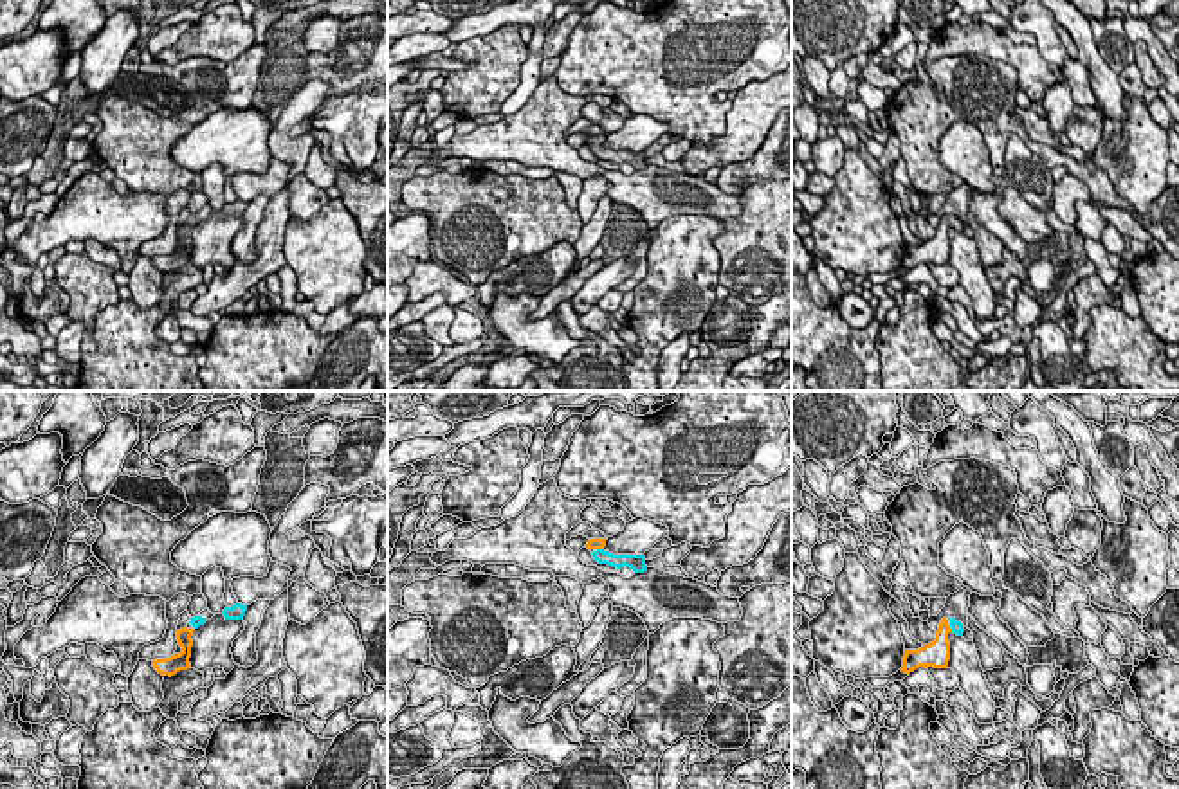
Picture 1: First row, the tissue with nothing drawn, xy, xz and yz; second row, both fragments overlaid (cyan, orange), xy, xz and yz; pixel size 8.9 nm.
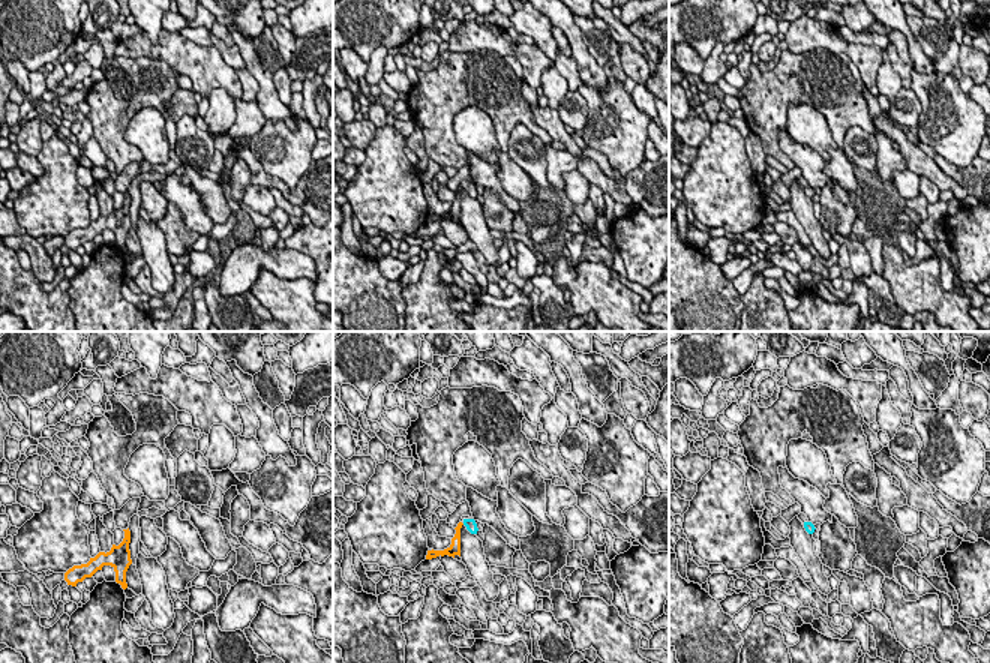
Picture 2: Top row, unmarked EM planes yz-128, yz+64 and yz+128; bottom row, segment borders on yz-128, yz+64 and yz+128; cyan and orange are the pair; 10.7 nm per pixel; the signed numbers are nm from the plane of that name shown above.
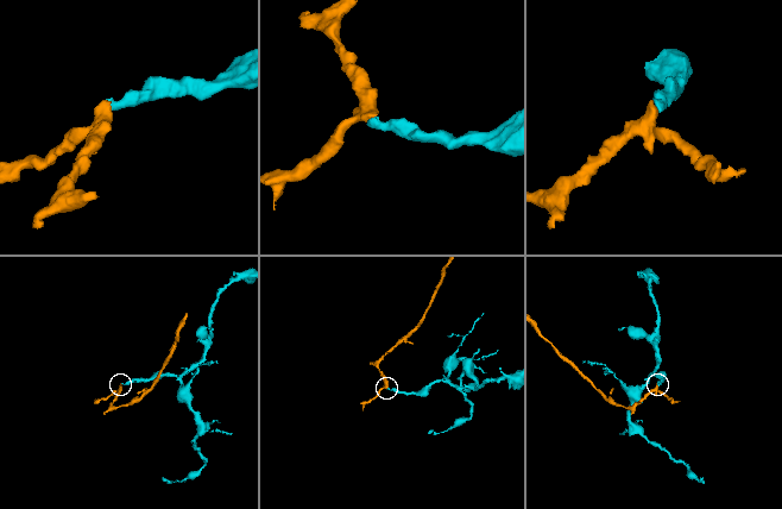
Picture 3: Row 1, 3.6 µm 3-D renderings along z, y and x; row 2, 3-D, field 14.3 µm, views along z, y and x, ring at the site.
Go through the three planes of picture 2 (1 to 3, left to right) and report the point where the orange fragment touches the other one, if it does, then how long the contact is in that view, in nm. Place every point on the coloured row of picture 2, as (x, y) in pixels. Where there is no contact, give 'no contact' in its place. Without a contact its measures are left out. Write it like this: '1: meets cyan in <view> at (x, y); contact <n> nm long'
1: no contact
2: no contact
3: no contact

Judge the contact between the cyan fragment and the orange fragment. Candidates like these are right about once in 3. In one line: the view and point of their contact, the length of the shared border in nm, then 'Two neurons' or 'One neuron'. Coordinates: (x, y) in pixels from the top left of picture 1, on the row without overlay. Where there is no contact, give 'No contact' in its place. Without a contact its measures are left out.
Touches cyan at xz (599, 146). Shared border 50 nm. One neuron

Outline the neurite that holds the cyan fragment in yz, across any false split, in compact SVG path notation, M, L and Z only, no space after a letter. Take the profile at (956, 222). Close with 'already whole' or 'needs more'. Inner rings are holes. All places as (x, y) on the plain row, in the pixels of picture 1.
M943 214L936 236L918 247L905 247L901 268L910 270L919 263L948 265L950 238L948 231L963 232L963 220L955 214Z; needs more

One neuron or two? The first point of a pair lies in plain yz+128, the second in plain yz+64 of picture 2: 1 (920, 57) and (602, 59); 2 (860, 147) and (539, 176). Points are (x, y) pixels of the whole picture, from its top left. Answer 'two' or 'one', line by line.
1: two
2: one

